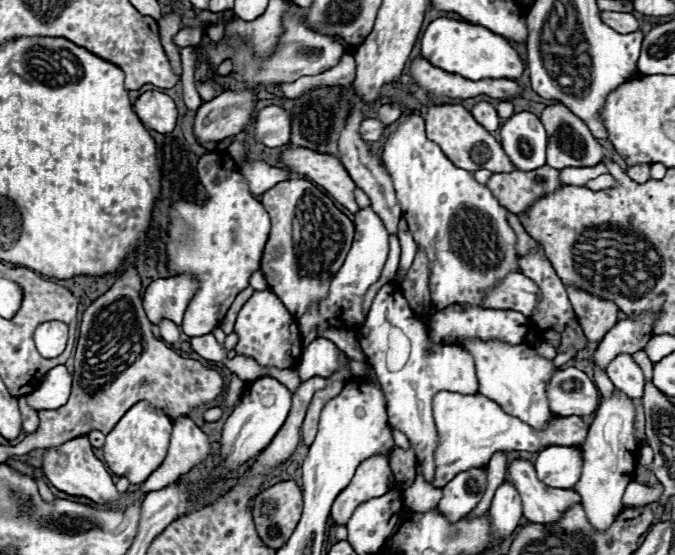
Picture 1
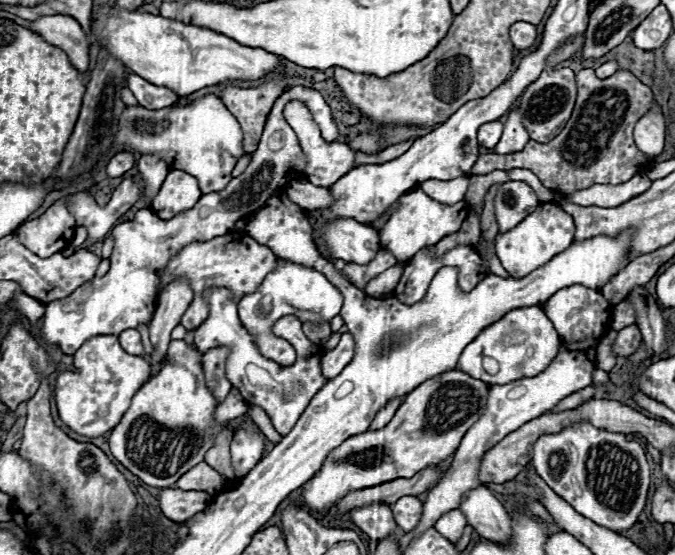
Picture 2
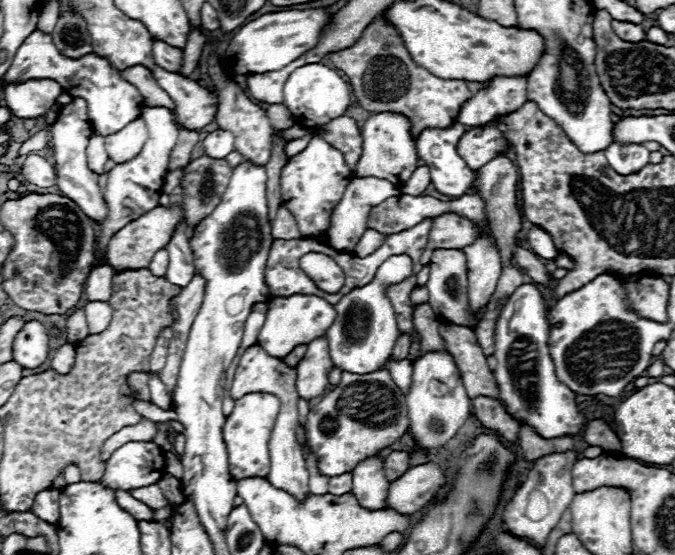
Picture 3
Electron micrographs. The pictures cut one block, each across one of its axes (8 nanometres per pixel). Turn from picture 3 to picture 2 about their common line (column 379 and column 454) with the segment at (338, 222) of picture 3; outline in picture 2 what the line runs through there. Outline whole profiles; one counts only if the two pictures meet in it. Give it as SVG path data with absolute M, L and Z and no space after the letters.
M460 176L460 180L424 180L424 184L420 184L420 188L436 202L440 204L456 204L460 200L464 200L466 196L466 188L468 188L468 178Z

